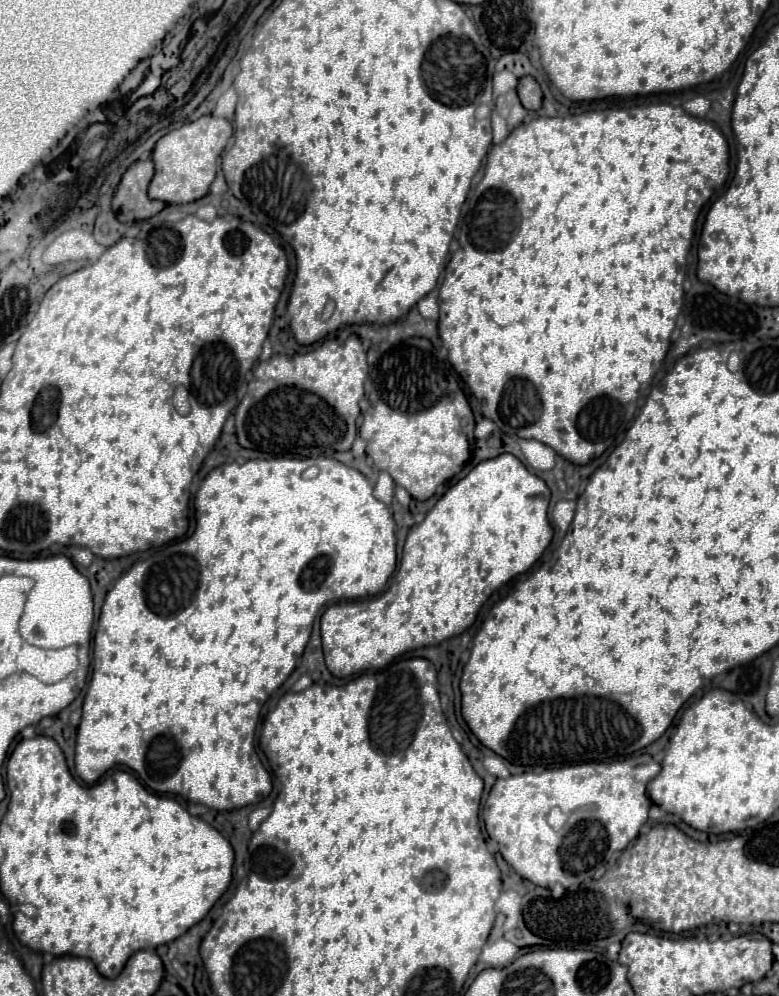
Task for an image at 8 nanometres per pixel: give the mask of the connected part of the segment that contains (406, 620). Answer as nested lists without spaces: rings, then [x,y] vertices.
[[[502,454],[480,462],[466,478],[446,490],[422,524],[410,528],[398,572],[384,594],[366,600],[338,602],[322,614],[322,650],[328,670],[338,678],[348,678],[366,670],[382,670],[388,662],[406,652],[438,646],[468,630],[492,592],[528,572],[548,548],[552,540],[548,502],[550,490],[544,480],[528,472],[516,456]]]

